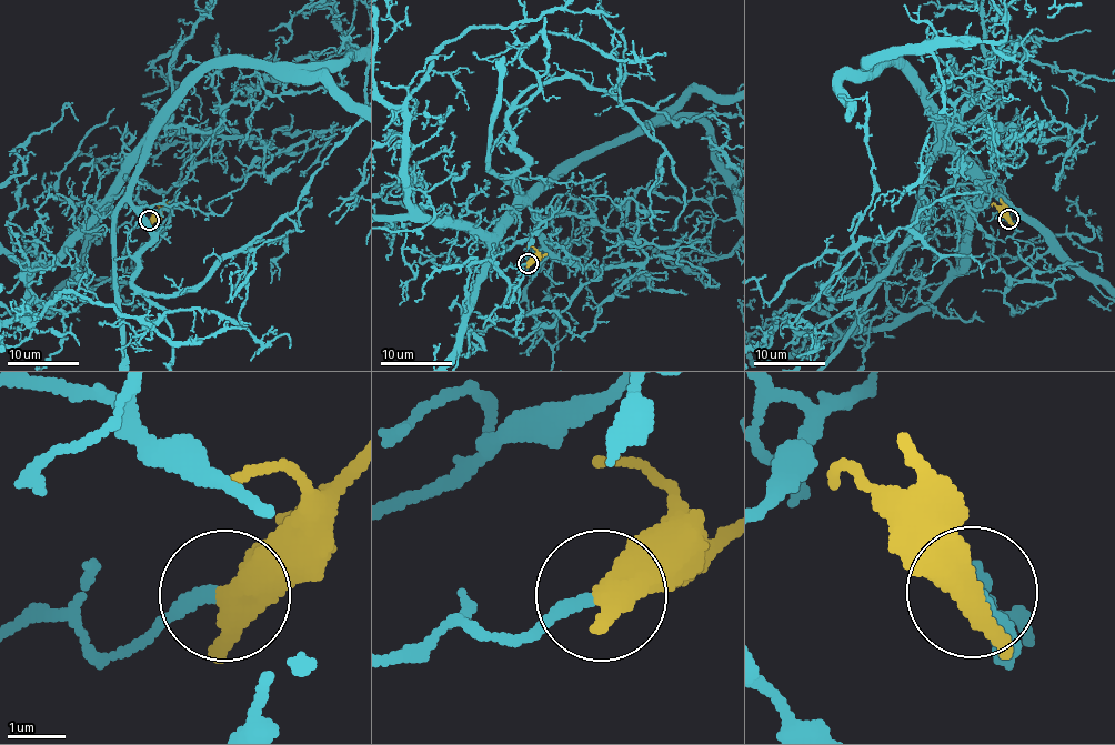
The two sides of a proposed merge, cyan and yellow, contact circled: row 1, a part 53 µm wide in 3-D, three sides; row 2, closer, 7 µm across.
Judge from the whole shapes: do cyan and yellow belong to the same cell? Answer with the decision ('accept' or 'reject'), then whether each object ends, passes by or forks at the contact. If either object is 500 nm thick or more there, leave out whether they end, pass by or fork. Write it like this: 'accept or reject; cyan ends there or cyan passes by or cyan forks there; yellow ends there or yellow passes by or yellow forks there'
reject; cyan ends there; yellow passes by

